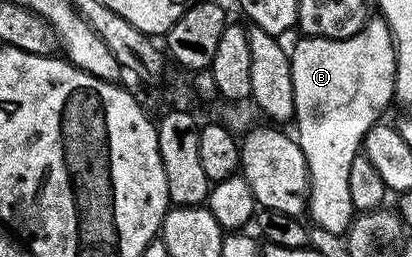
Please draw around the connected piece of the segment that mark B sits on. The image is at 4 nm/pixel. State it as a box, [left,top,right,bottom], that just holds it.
[290,16,395,236]

